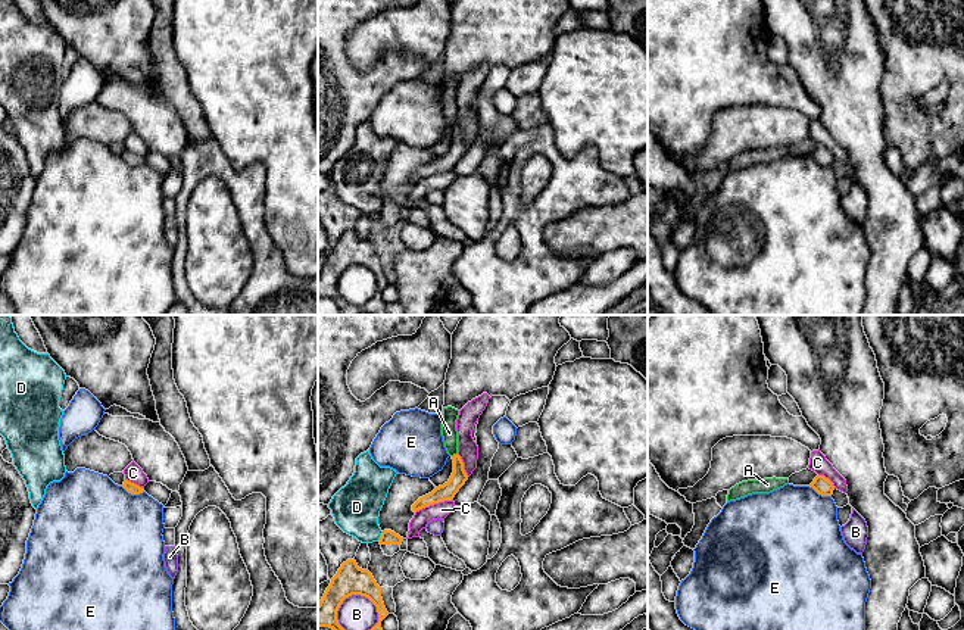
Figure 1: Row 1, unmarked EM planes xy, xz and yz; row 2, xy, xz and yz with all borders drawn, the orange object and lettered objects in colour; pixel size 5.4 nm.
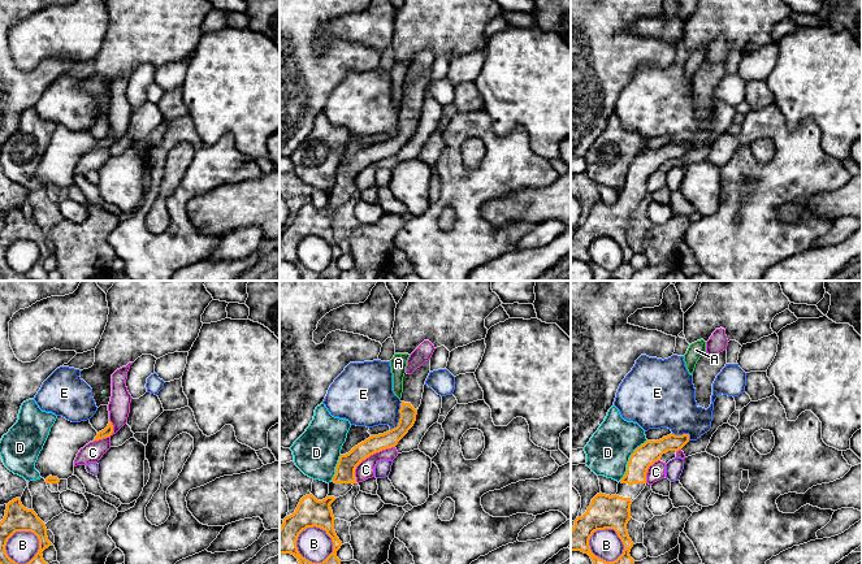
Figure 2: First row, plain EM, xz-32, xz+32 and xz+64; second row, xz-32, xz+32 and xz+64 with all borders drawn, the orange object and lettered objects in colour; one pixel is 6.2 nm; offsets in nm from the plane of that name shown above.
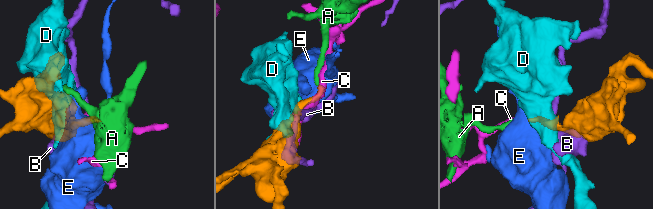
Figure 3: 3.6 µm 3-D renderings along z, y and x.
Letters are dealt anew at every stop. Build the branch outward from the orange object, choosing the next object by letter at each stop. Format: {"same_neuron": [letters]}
{"same_neuron": []}

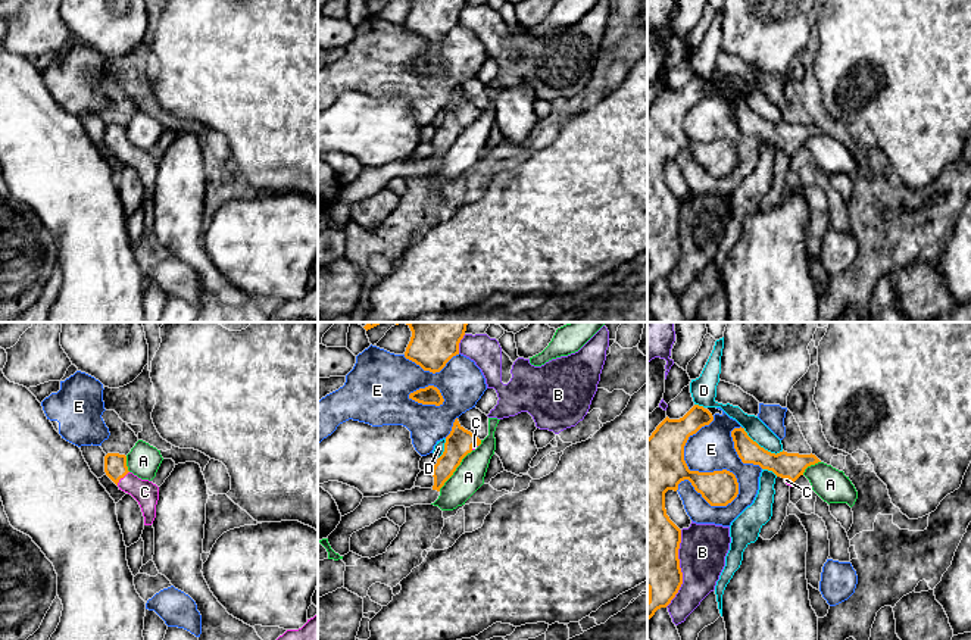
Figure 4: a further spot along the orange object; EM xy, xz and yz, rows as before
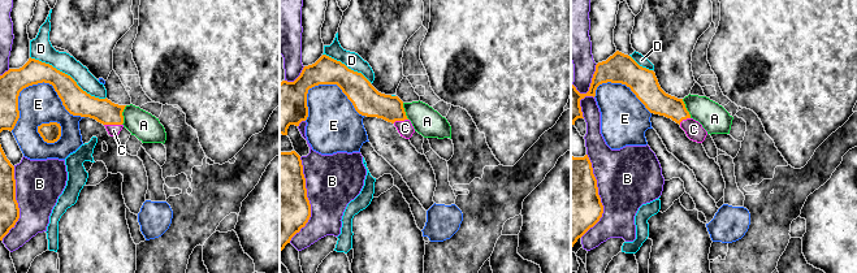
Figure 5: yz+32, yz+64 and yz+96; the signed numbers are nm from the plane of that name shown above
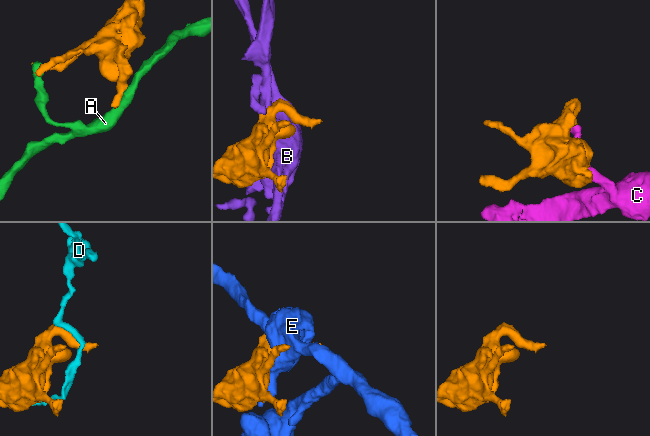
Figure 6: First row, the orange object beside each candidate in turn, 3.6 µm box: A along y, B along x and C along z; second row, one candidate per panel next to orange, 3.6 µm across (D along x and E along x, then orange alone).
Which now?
{"same_neuron": ["C"]}

